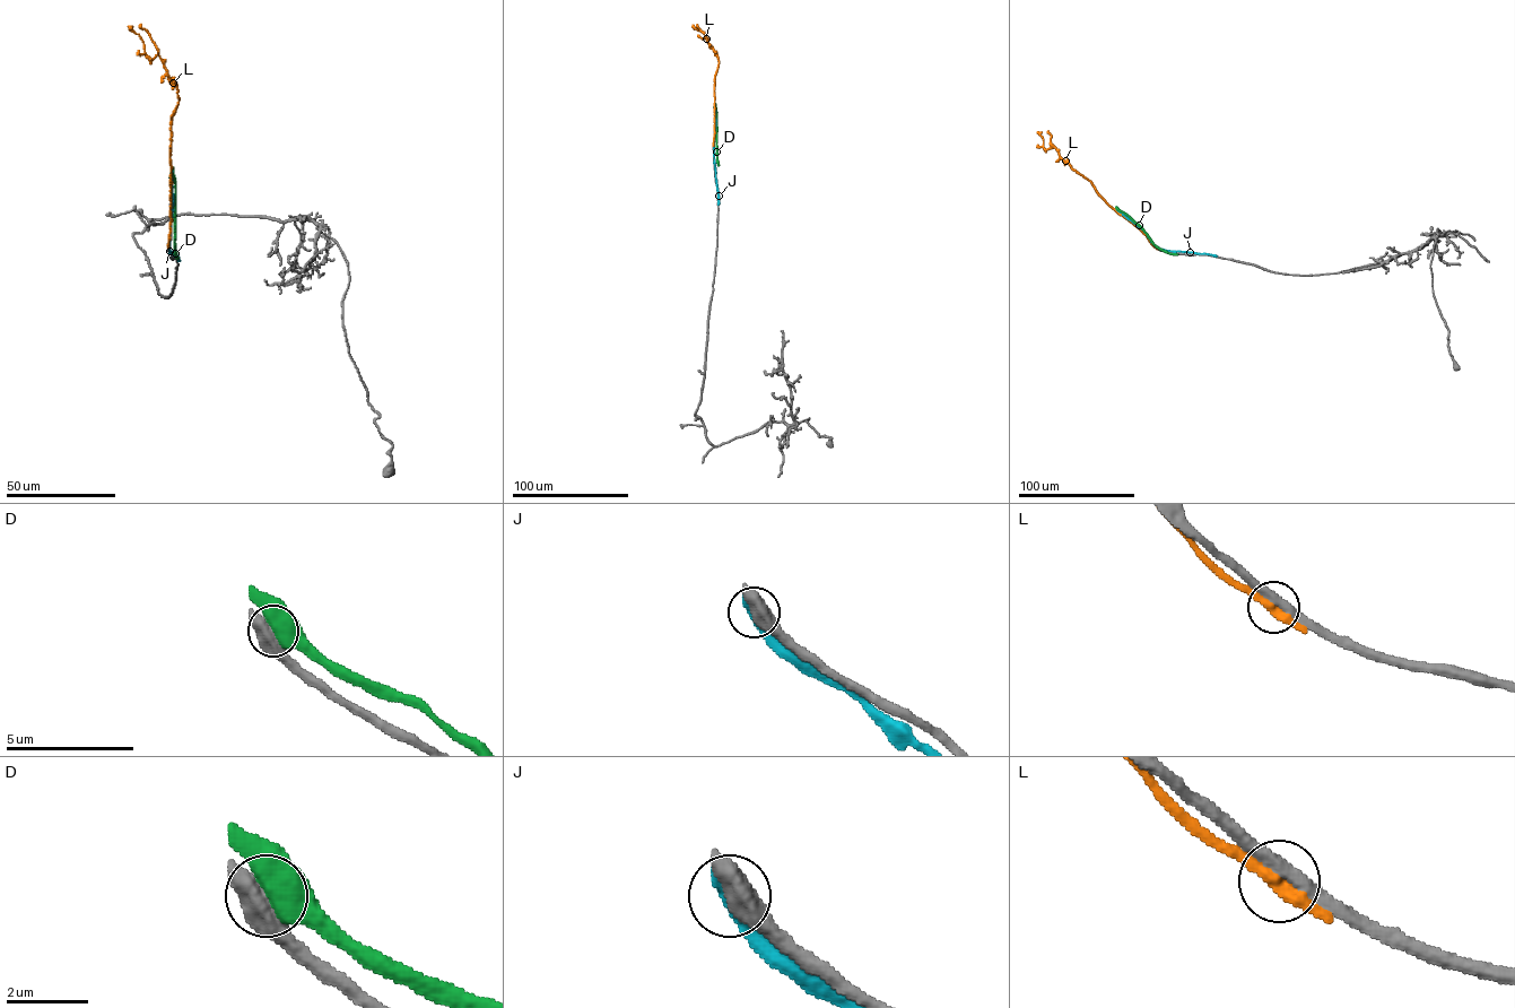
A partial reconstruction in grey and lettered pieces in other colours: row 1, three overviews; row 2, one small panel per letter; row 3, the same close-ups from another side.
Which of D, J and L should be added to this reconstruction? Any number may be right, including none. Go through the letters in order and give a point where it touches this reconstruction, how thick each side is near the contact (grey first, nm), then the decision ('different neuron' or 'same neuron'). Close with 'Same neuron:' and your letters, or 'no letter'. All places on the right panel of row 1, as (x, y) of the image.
D: (1116, 208) | 750/550 nm | different neuron
J: (1116, 209) | 500/440 nm | different neuron
L: (1156, 248) | 380/360 nm | different neuron
Same neuron: no letter

